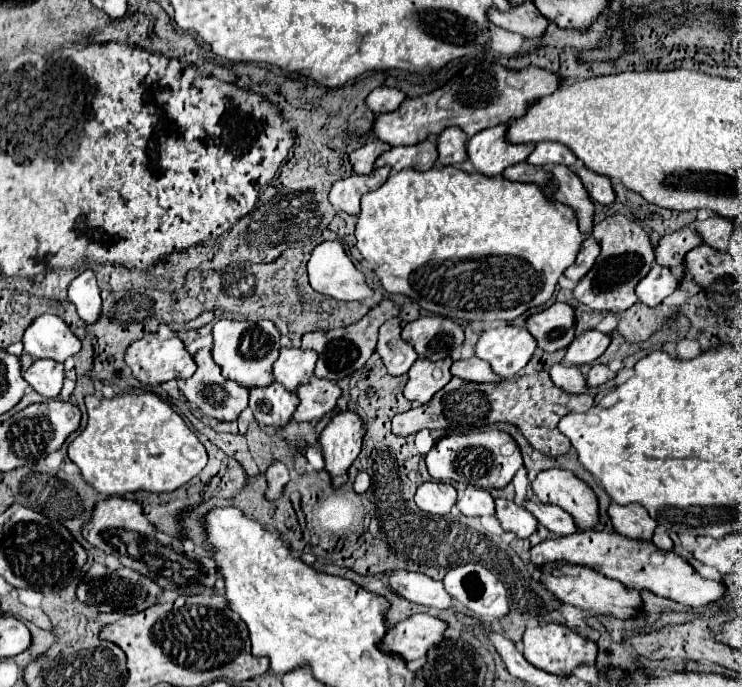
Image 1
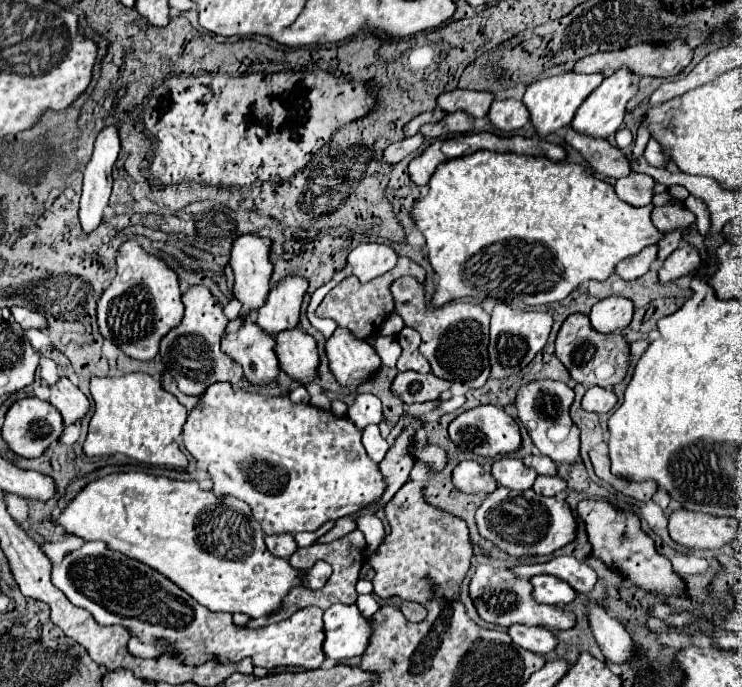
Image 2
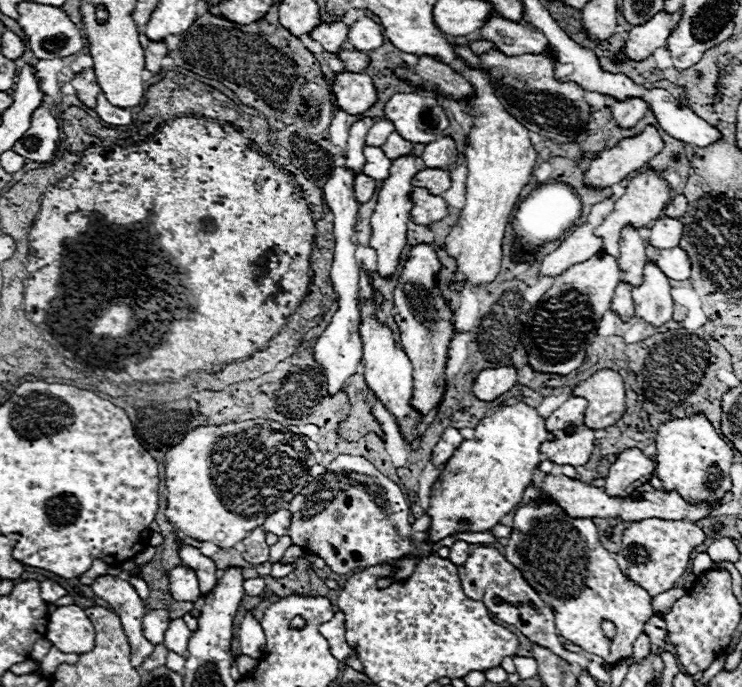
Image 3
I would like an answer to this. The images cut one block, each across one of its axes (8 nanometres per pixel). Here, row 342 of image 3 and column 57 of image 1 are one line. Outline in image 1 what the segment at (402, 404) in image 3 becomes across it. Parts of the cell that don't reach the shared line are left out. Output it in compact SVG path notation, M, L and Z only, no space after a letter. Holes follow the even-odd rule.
M36 360L26 372L24 380L44 398L56 398L64 382L64 366L52 360Z

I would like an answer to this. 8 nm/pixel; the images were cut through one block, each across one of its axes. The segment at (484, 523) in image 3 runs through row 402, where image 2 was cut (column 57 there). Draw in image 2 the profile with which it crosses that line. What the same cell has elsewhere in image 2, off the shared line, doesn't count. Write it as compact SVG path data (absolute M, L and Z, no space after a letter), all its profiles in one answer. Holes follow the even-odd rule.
M120 472L102 476L94 482L88 482L70 500L70 504L56 518L52 518L52 522L58 524L66 534L78 536L82 540L102 540L106 546L110 546L110 550L118 550L120 554L126 554L128 558L134 558L152 570L162 572L212 612L242 612L250 618L260 618L264 614L276 612L292 586L308 582L312 590L318 590L332 574L331 566L322 560L316 562L316 566L306 576L302 576L290 566L288 560L272 556L266 550L260 522L252 518L250 506L246 502L234 496L218 498L214 492L202 490L198 482L172 480L166 476L152 476L144 472ZM246 524L252 532L248 542Z

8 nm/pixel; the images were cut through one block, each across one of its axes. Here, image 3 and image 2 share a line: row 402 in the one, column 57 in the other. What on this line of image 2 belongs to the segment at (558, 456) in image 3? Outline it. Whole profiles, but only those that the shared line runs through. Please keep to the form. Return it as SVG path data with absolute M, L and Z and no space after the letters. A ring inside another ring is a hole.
M86 542L82 548L64 556L64 560L60 564L54 564L52 568L52 584L60 588L74 606L88 610L94 620L98 620L102 626L124 626L130 632L130 654L138 658L160 658L162 654L172 654L178 656L182 664L204 664L208 660L218 660L220 664L238 664L244 658L252 658L254 666L262 666L266 670L282 666L298 666L304 670L312 670L320 668L320 664L325 660L322 650L325 638L322 619L324 611L320 608L302 608L290 618L264 628L242 628L232 622L232 614L210 612L156 570L148 568L142 562L126 558L120 552L112 552L104 546L104 542Z

